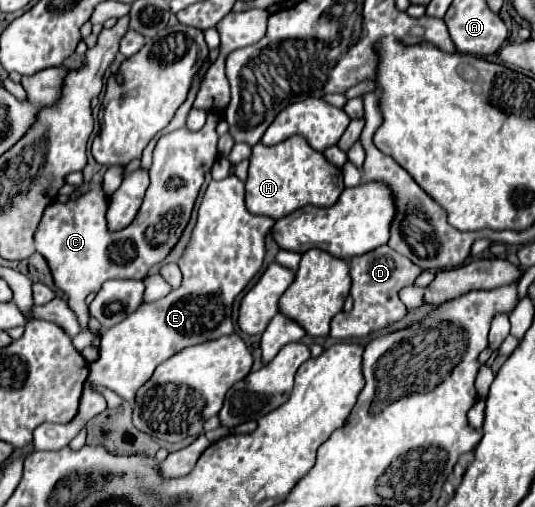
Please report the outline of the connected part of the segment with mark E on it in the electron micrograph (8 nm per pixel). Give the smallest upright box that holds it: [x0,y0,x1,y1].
[89,176,273,402]

